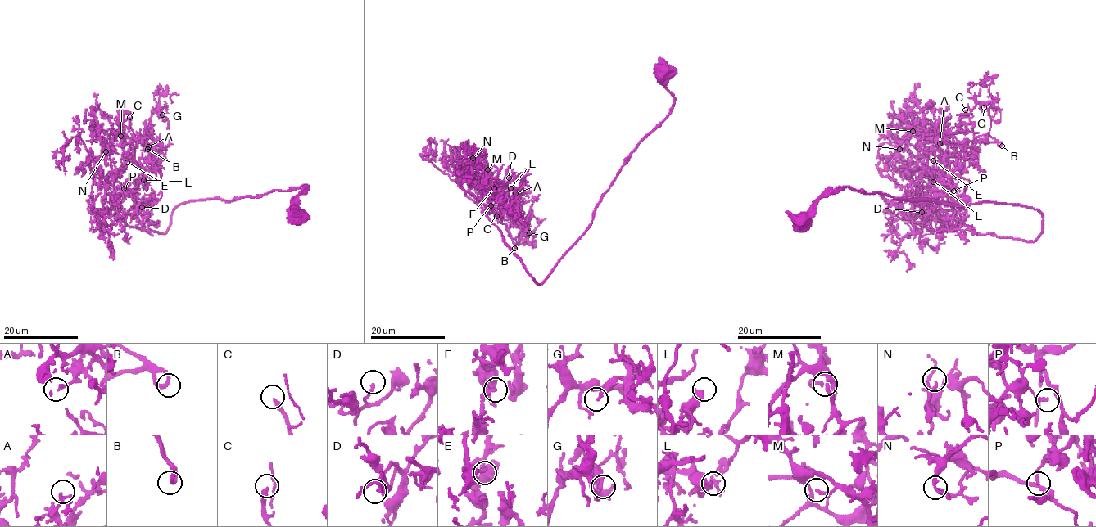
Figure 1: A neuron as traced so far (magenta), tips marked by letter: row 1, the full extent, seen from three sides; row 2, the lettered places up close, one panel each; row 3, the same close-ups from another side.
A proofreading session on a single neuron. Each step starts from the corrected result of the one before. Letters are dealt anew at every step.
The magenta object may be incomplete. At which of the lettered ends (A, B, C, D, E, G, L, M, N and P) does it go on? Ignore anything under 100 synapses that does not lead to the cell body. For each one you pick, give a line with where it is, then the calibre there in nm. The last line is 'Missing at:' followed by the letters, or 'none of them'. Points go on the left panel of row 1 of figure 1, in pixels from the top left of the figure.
C: Place: (129, 117). Thickness 280 nm
Missing at: C

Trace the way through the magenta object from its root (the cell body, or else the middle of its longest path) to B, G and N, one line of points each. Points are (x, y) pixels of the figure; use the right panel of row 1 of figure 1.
B: (798, 219), (850, 186), (1034, 208), (1033, 241), (977, 234), (951, 206), (973, 141), (1002, 146)
G: (798, 219), (850, 186), (1034, 208), (1033, 241), (977, 234), (951, 206), (951, 180), (998, 104), (984, 107)
N: (798, 219), (850, 186), (1018, 204), (1043, 215), (1041, 233), (977, 234), (955, 213), (947, 137), (899, 149)

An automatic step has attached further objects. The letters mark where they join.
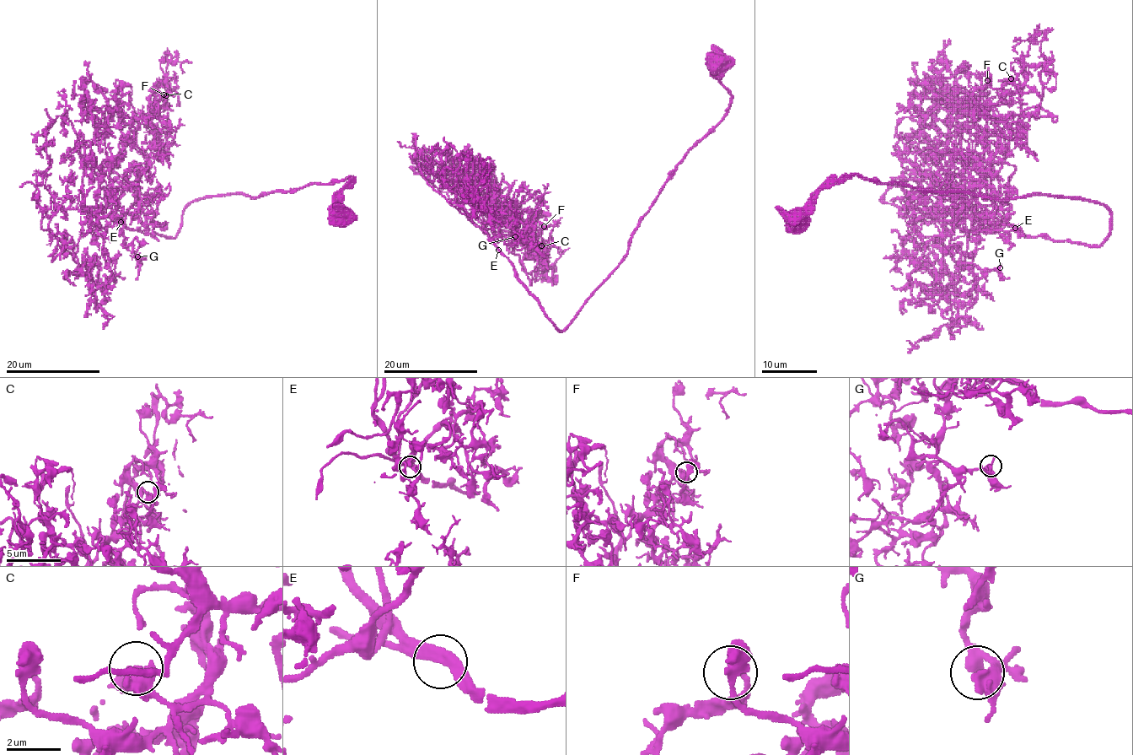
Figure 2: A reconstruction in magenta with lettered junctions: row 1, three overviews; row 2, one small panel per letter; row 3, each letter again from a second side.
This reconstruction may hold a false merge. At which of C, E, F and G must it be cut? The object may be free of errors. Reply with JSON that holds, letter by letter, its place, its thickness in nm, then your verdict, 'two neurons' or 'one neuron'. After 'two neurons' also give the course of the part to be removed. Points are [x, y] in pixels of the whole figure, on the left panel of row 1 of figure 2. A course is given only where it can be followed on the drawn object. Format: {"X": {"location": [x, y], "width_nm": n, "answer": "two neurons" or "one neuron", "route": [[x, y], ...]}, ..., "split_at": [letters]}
{"C": {"location": [163, 94], "width_nm": 400, "answer": "one neuron"}, "E": {"location": [120, 222], "width_nm": 380, "answer": "one neuron"}, "F": {"location": [166, 95], "width_nm": 400, "answer": "one neuron"}, "G": {"location": [137, 256], "width_nm": 380, "answer": "one neuron"}, "split_at": []}

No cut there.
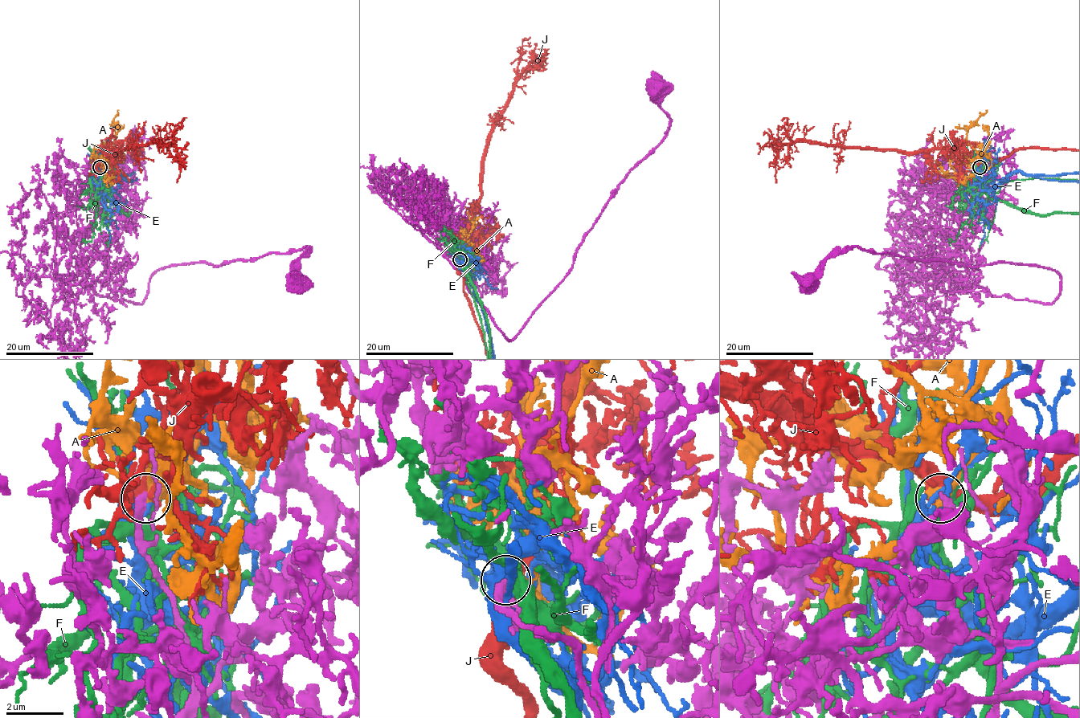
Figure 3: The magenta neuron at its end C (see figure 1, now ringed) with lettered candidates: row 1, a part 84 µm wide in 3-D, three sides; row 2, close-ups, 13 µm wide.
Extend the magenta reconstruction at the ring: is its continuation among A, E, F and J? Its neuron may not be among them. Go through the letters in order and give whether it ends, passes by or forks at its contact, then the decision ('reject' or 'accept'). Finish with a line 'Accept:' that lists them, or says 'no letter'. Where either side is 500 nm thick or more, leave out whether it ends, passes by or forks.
A: it forks there; accept
E: it passes by; reject
F: it passes by; reject
J: it forks there; reject
Accept: A

